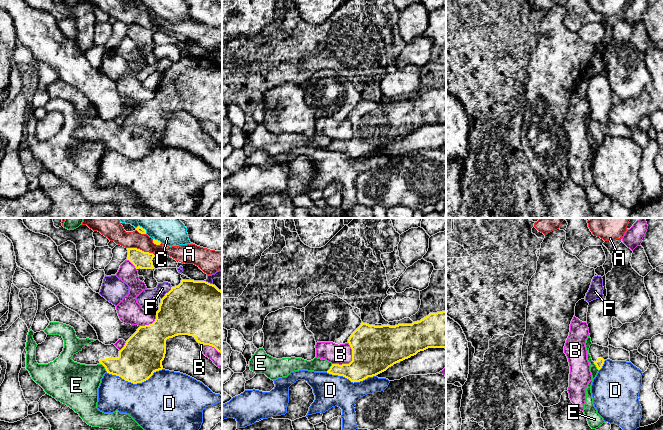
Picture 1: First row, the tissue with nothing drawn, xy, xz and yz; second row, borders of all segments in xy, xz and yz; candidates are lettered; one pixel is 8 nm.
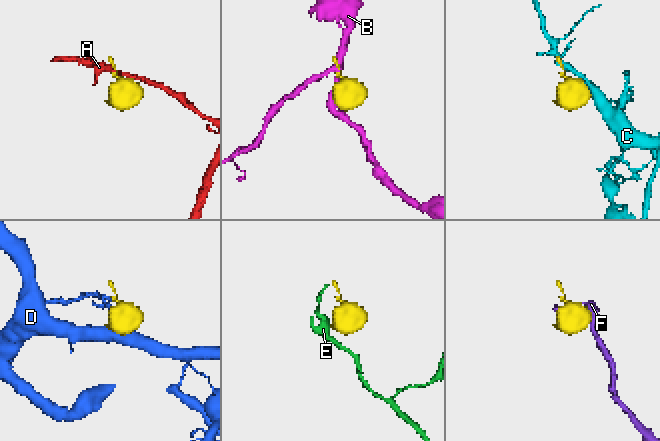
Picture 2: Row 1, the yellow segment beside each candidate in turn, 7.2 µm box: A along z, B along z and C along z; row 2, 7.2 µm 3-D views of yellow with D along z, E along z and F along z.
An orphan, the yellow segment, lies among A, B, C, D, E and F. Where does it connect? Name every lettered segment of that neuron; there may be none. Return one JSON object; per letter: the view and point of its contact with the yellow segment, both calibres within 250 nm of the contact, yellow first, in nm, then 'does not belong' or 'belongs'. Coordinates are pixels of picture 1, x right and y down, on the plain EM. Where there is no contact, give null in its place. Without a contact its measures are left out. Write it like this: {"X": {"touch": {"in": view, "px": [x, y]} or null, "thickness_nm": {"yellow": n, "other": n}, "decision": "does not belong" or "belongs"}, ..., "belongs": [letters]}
{"A": {"touch": {"in": "xy", "px": [141, 26]}, "thickness_nm": {"yellow": 140, "other": 140}, "decision": "does not belong"}, "B": {"touch": {"in": "xz", "px": [351, 137]}, "thickness_nm": {"yellow": 360, "other": 160}, "decision": "does not belong"}, "C": {"touch": {"in": "xy", "px": [142, 4]}, "thickness_nm": {"yellow": 50, "other": 180}, "decision": "does not belong"}, "D": {"touch": {"in": "xy", "px": [134, 159]}, "thickness_nm": {"yellow": 340, "other": 420}, "decision": "does not belong"}, "E": {"touch": {"in": "xy", "px": [104, 142]}, "thickness_nm": {"yellow": 300, "other": 320}, "decision": "does not belong"}, "F": {"touch": {"in": "xy", "px": [166, 69]}, "thickness_nm": {"yellow": 440, "other": 100}, "decision": "does not belong"}, "belongs": []}

